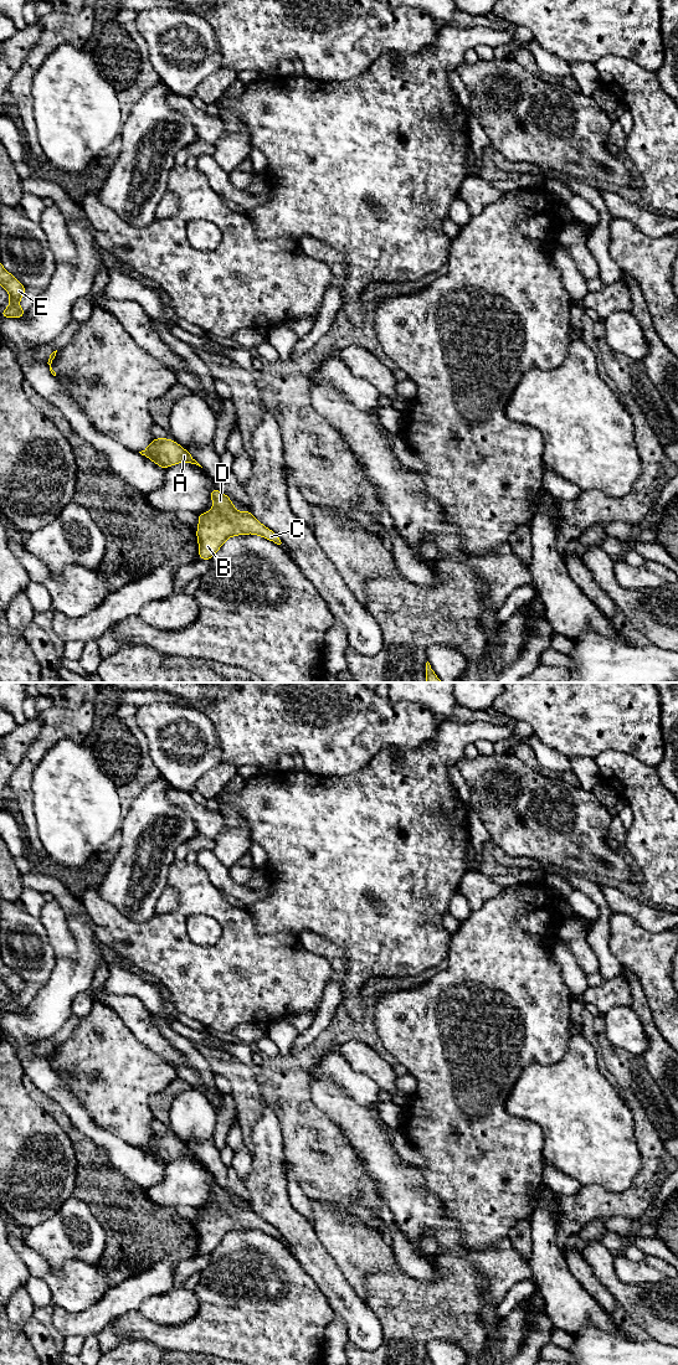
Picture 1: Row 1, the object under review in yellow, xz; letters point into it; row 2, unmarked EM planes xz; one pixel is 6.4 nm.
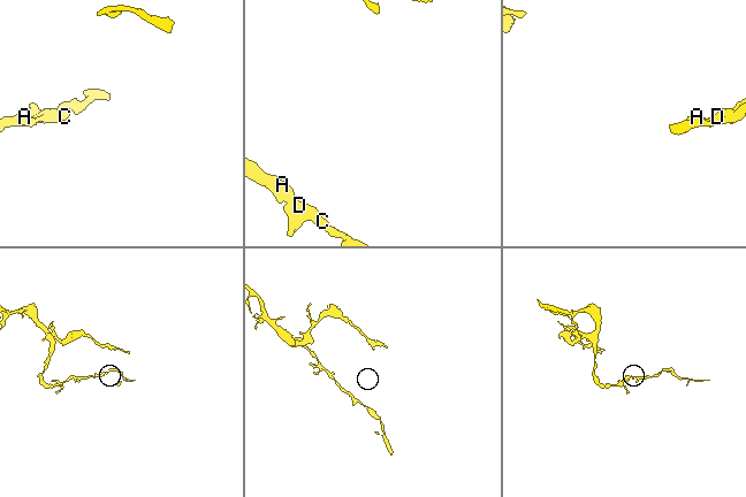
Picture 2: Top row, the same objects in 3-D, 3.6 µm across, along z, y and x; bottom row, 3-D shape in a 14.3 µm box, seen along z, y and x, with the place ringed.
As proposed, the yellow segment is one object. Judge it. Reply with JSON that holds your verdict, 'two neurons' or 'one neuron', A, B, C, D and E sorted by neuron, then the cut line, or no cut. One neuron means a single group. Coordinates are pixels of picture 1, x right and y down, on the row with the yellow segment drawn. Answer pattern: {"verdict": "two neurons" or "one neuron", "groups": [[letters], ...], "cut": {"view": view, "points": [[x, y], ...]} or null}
{"verdict": "one neuron", "groups": [["A", "B", "C", "D", "E"]], "cut": null}

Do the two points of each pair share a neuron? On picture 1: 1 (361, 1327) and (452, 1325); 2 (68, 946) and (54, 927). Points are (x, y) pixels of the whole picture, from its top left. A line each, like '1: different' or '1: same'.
1: different
2: same

